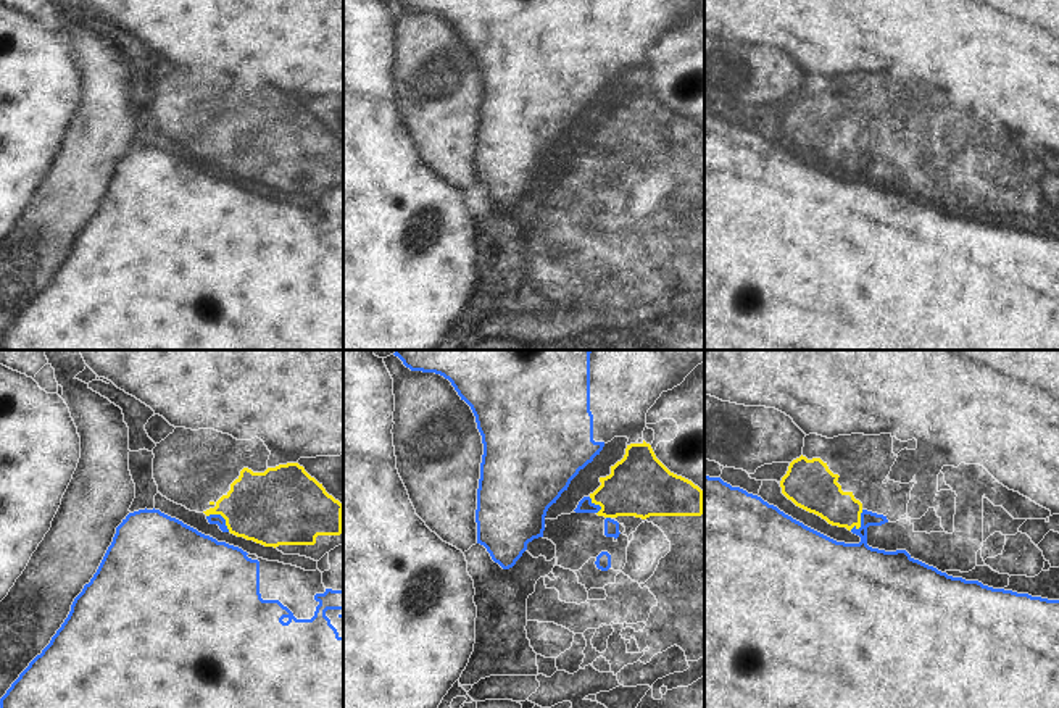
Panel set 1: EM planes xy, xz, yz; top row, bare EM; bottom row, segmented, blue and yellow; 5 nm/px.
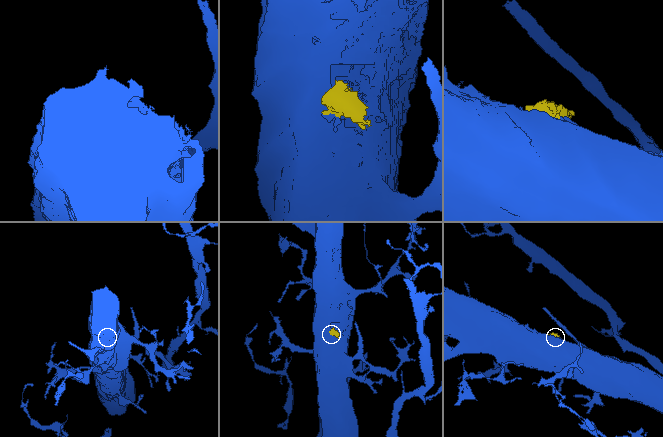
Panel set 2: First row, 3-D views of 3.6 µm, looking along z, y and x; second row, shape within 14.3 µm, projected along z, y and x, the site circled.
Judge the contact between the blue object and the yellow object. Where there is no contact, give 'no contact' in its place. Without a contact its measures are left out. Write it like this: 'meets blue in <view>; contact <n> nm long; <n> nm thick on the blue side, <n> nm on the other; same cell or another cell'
meets blue in xy; contact 150 nm long; 50 nm thick on the blue side, 360 nm on the other; another cell

